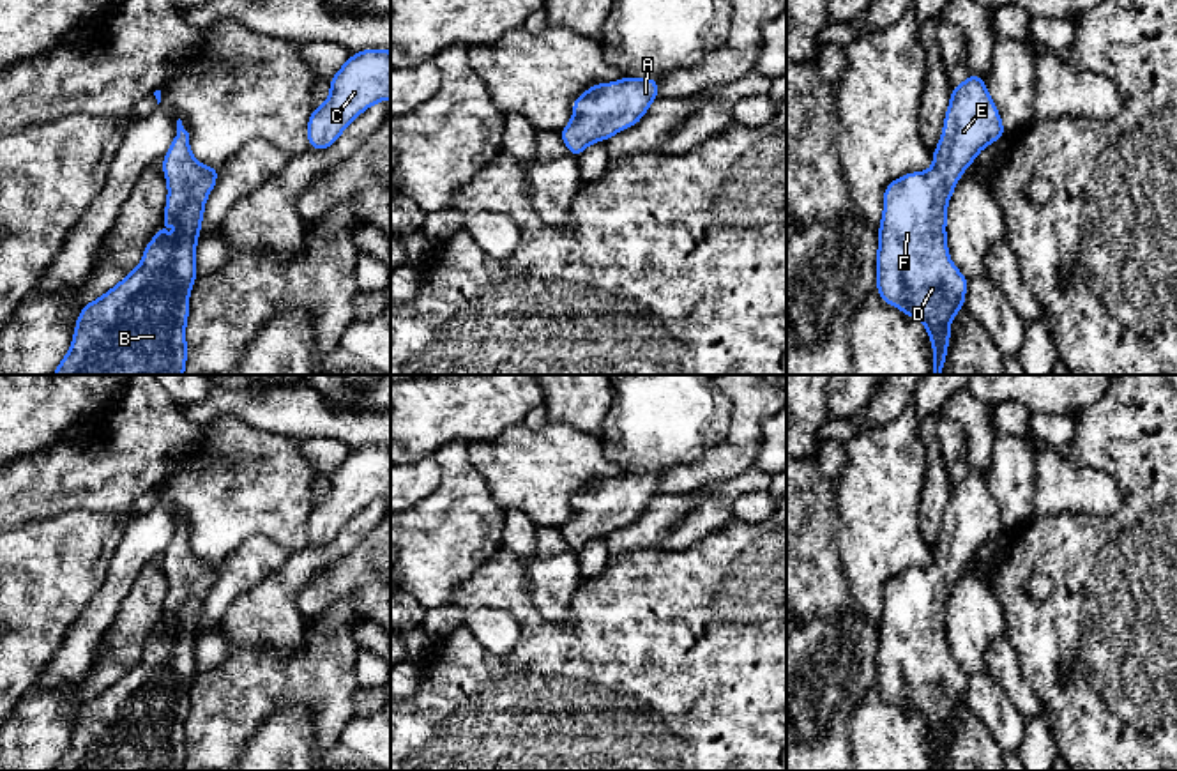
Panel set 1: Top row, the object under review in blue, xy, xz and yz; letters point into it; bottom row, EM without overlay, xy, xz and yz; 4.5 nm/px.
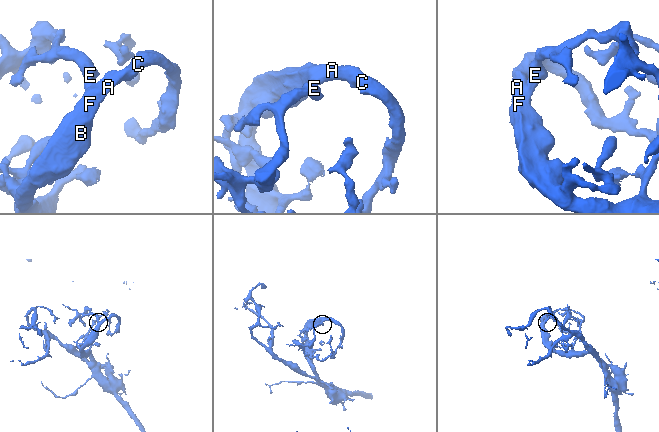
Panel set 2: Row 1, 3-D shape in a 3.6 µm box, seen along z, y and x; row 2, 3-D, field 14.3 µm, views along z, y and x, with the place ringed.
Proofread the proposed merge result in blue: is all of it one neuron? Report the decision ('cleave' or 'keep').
keep

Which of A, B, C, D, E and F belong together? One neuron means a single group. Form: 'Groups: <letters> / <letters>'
Groups: A B C D E F

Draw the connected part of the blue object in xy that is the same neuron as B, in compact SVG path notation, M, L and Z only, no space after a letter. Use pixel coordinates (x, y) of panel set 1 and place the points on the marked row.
M177 120L177 136L163 157L168 198L163 221L145 246L140 265L99 299L83 306L69 352L51 375L184 375L189 294L196 279L196 244L205 202L219 166L194 161L189 133Z

